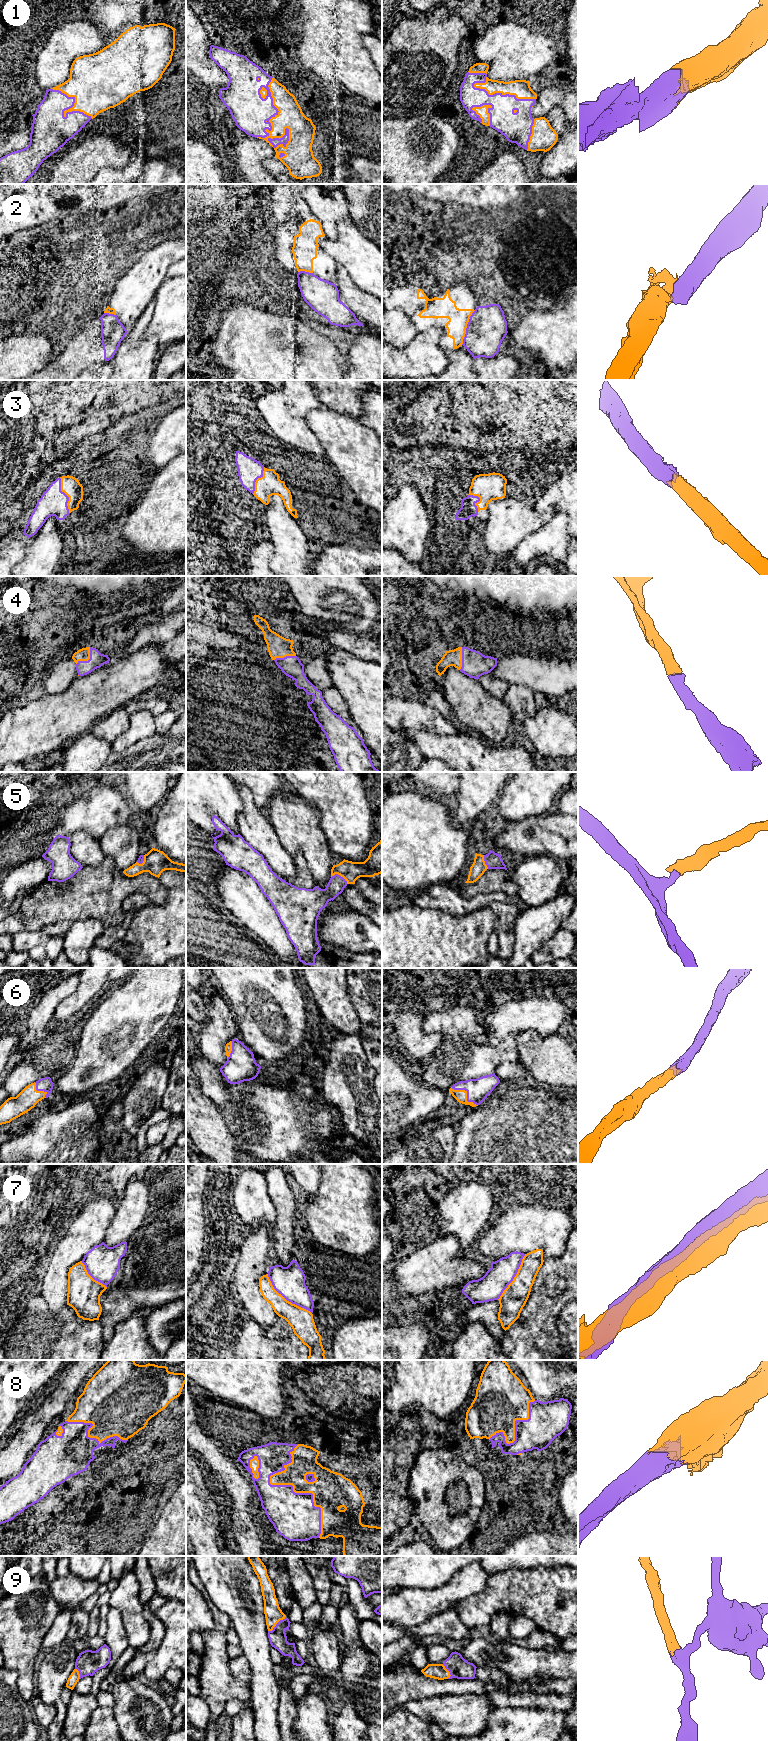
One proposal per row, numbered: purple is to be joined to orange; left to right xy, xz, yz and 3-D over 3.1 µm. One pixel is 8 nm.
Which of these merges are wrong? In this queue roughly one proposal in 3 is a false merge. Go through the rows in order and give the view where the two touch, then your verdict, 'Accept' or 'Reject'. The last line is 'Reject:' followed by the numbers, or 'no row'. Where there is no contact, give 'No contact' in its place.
1: Touches orange in xz. Accept
2: Touches orange in yz. Reject
3: Touches orange in xy. Accept
4: Touches orange in xy. Accept
5: Touches orange in xz. Accept
6: Touches orange in yz. Accept
7: Touches orange in xz. Reject
8: Touches orange in xz. Accept
9: Touches orange in xz. Accept
Reject: 2, 7

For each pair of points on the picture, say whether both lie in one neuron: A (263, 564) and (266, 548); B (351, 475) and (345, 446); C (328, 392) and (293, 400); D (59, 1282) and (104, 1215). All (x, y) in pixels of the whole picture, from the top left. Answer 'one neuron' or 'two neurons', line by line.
A: one neuron
B: one neuron
C: two neurons
D: one neuron

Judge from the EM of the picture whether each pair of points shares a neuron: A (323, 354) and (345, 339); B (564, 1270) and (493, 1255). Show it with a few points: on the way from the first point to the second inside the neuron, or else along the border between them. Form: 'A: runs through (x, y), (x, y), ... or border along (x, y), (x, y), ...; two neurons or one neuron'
A: runs through (328, 352), (340, 340); one neuron
B: border along (567, 1239), (565, 1251), (560, 1256), (553, 1258); two neurons

